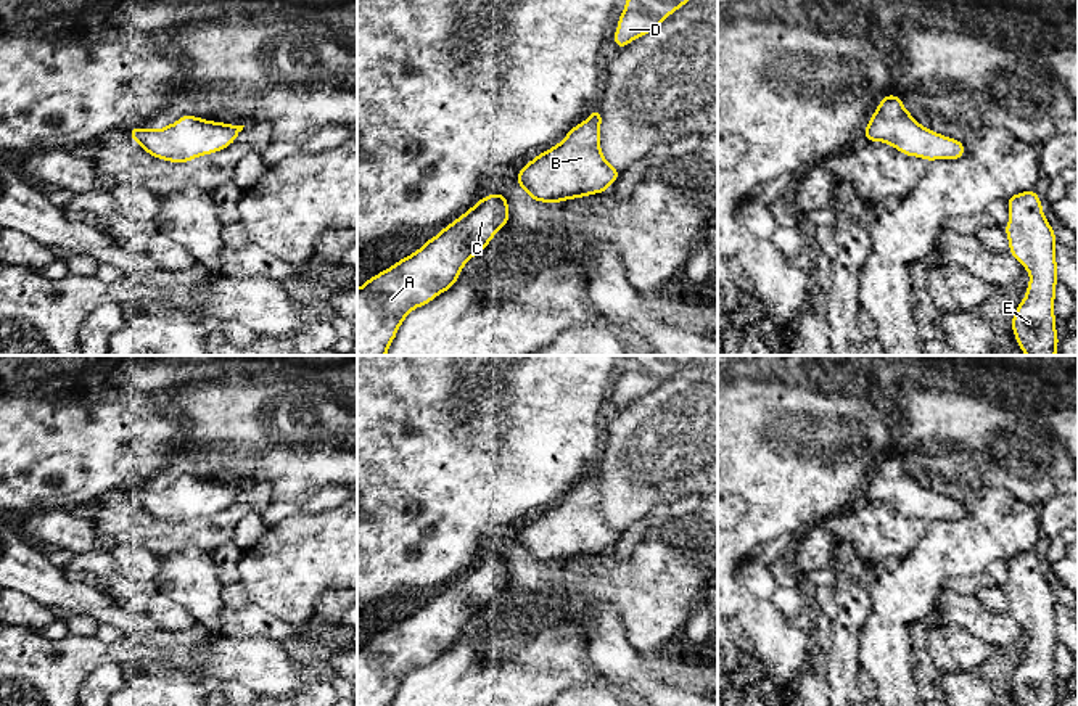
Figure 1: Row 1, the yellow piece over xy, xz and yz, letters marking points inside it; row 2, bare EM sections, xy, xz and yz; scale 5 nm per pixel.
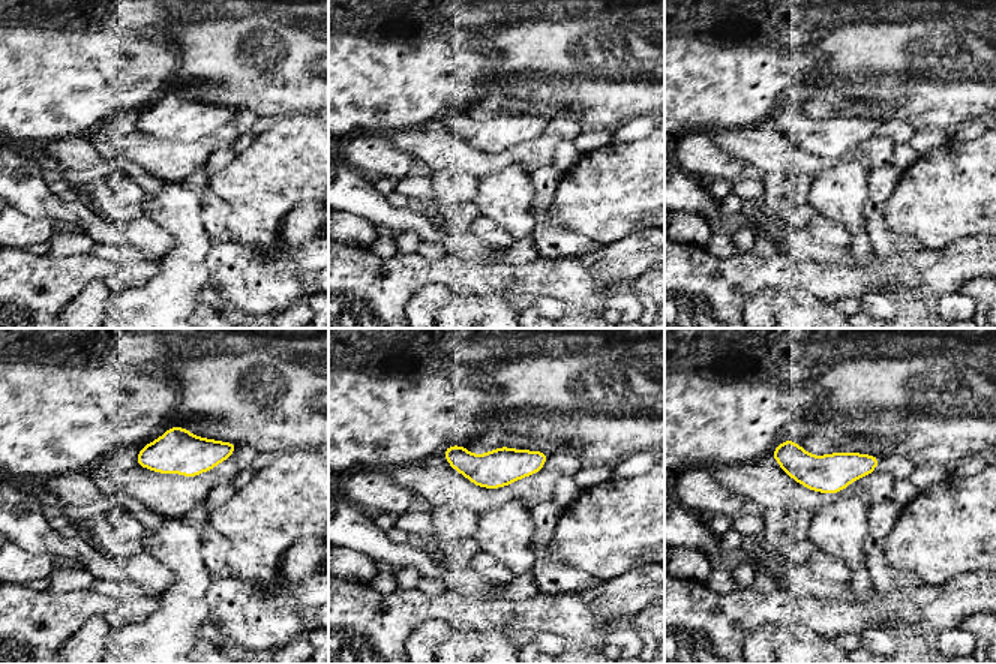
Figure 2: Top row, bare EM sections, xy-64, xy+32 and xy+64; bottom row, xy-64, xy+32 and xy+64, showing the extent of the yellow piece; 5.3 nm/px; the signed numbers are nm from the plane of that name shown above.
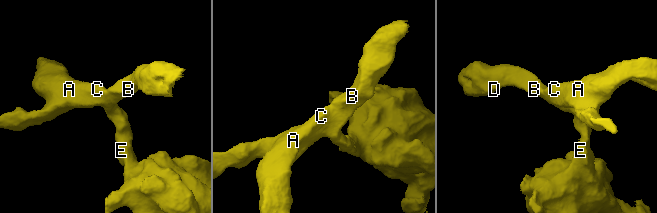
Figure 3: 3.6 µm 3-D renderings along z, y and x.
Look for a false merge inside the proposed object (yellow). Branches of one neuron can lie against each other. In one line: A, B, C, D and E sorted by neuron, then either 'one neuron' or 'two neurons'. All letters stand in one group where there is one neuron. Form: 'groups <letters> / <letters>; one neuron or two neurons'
groups A B C D E; one neuron

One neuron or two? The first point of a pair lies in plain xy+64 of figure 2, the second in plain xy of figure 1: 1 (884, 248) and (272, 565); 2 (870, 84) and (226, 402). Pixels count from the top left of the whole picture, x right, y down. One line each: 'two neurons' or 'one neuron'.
1: two neurons
2: one neuron

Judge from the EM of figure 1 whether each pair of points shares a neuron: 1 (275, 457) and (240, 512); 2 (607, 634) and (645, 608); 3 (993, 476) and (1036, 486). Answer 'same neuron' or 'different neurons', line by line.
1: different neurons
2: different neurons
3: same neuron

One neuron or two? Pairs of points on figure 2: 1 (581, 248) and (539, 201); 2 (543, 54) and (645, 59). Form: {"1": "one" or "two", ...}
{"1": "one", "2": "one"}

